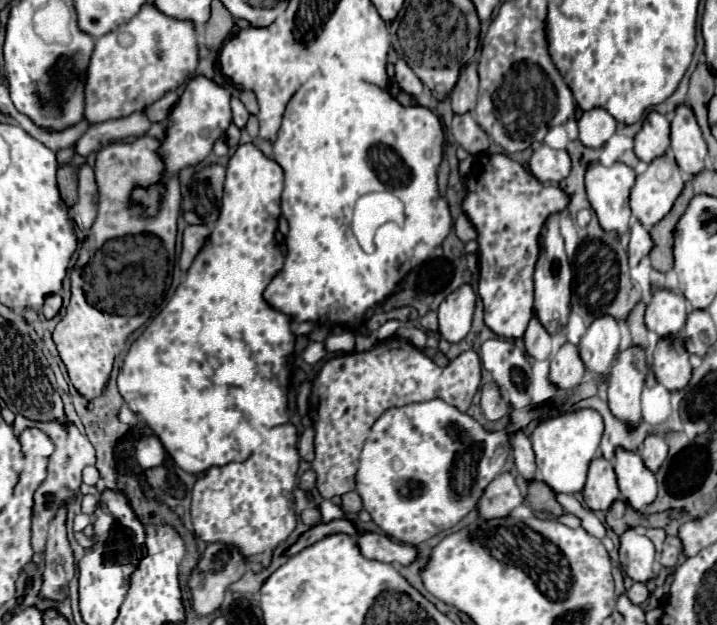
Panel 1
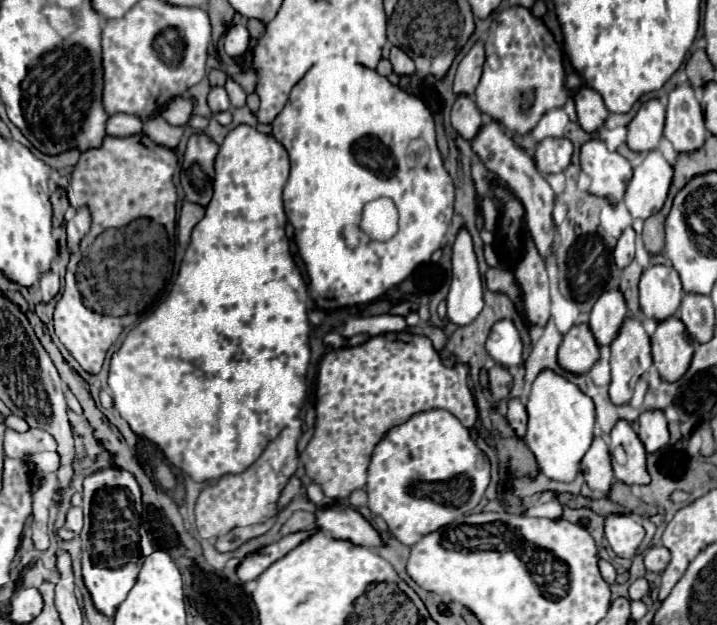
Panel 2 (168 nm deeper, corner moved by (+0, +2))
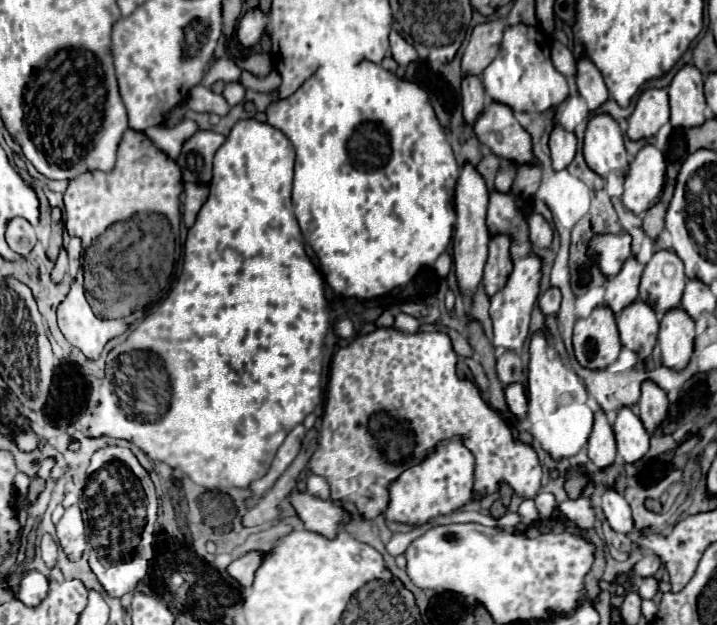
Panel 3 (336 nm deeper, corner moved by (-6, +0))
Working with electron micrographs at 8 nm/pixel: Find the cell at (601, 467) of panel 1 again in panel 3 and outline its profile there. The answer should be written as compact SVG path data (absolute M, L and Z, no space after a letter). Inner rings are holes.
M603 410L595 412L595 424L593 424L593 432L587 442L587 450L589 450L591 462L597 468L607 468L609 464L615 462L615 456L617 456L615 436Z

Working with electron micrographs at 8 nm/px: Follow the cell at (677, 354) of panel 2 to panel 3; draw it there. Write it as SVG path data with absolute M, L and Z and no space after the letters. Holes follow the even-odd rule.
M673 308L665 312L659 330L659 346L663 364L681 370L691 354L693 354L693 340L695 340L695 322L685 314L683 308Z

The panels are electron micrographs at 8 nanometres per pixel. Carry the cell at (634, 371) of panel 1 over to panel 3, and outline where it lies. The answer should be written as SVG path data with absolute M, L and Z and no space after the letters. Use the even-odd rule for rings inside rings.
M635 300L617 316L617 328L623 346L637 352L639 358L645 358L657 344L659 318L653 306L643 300Z

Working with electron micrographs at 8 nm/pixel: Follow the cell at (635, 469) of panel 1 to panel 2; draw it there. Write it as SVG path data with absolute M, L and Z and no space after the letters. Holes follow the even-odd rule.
M619 420L609 434L609 452L615 478L627 486L645 486L651 482L647 470L647 452L635 432L635 428Z

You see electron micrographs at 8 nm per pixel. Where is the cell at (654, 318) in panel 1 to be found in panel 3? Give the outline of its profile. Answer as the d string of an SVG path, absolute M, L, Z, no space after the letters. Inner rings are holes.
M659 250L643 270L639 296L651 302L657 312L673 310L681 304L685 280L681 258L677 258L673 250Z

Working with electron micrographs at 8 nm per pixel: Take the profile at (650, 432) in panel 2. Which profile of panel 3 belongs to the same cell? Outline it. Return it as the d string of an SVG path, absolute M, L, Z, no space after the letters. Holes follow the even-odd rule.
M645 380L641 384L641 398L637 402L637 414L649 432L655 430L661 424L661 420L667 416L667 406L669 402L667 402L665 390L661 390L655 382Z

